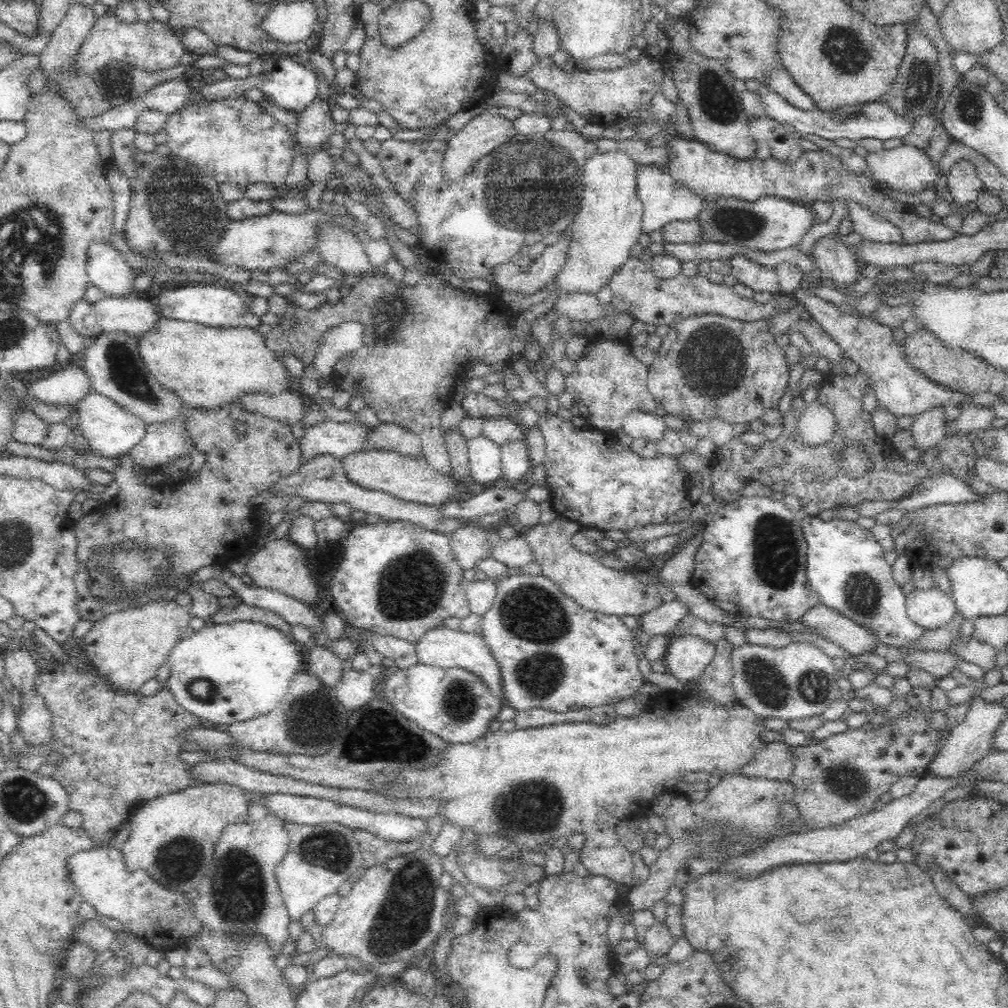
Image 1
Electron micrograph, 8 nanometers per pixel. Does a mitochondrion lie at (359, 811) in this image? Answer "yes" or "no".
no

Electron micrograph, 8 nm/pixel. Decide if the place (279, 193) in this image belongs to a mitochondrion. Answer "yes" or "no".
no

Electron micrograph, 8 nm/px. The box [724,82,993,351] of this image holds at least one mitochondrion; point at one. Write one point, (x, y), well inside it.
(969, 110)

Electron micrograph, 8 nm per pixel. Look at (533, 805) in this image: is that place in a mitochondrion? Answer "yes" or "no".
yes

